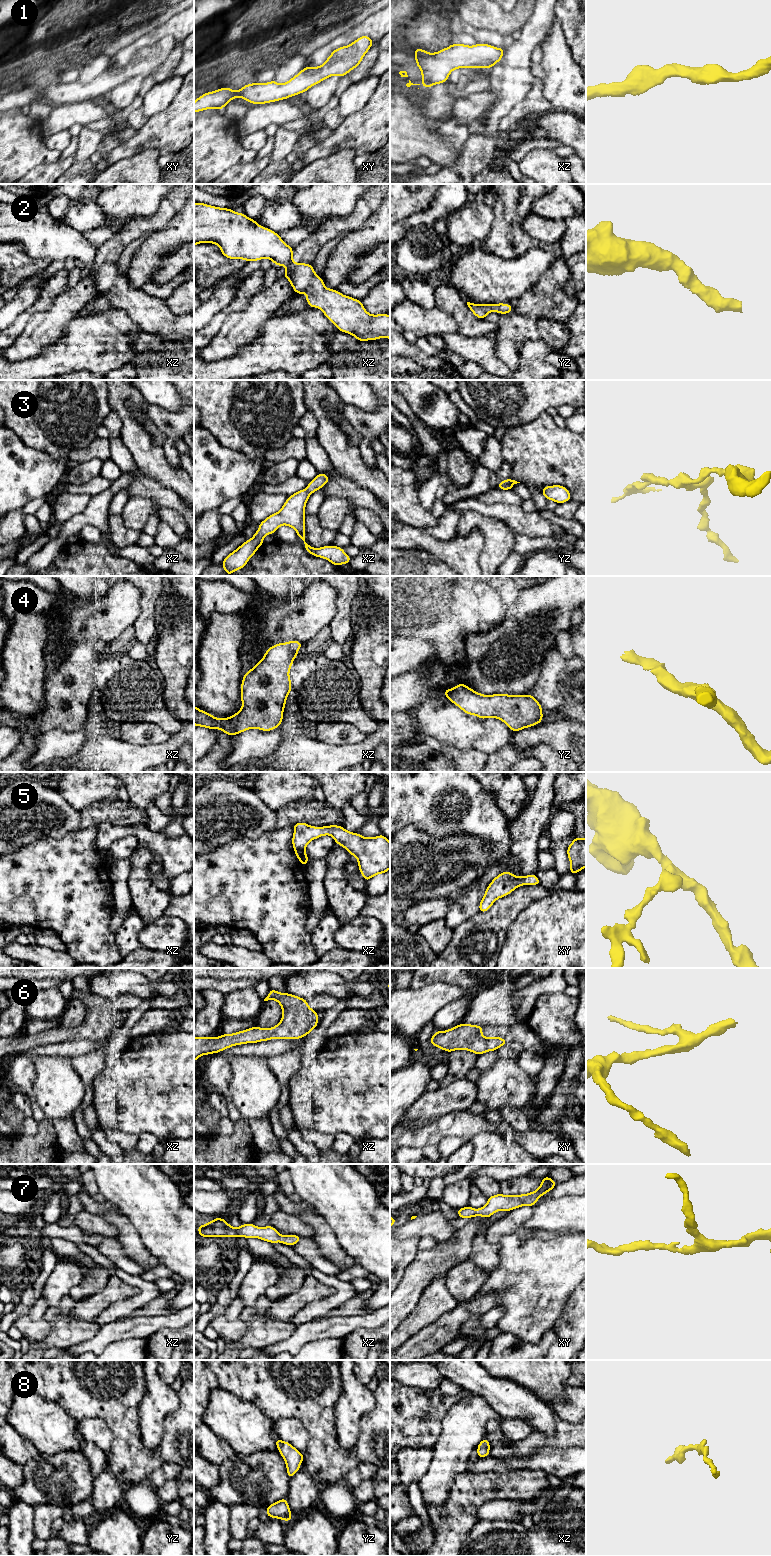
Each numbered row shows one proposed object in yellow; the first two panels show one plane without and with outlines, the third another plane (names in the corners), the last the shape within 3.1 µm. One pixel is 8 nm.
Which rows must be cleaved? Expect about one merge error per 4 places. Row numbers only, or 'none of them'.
none of them

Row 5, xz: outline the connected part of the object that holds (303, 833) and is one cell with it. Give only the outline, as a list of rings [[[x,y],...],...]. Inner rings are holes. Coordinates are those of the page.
[[[304,822],[295,823],[293,827],[293,849],[303,866],[306,866],[309,860],[305,851],[308,843],[321,836],[330,835],[336,844],[344,847],[358,860],[358,868],[366,882],[390,869],[390,841],[383,834],[363,837],[339,825],[315,827]]]

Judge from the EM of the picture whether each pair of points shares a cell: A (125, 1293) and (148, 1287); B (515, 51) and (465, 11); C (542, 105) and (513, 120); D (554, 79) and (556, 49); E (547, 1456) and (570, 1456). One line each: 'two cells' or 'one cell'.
A: two cells
B: two cells
C: one cell
D: one cell
E: one cell

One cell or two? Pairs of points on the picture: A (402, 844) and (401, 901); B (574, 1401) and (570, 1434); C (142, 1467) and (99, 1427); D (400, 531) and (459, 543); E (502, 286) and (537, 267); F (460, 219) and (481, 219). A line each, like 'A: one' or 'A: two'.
A: one
B: two
C: two
D: one
E: one
F: one

